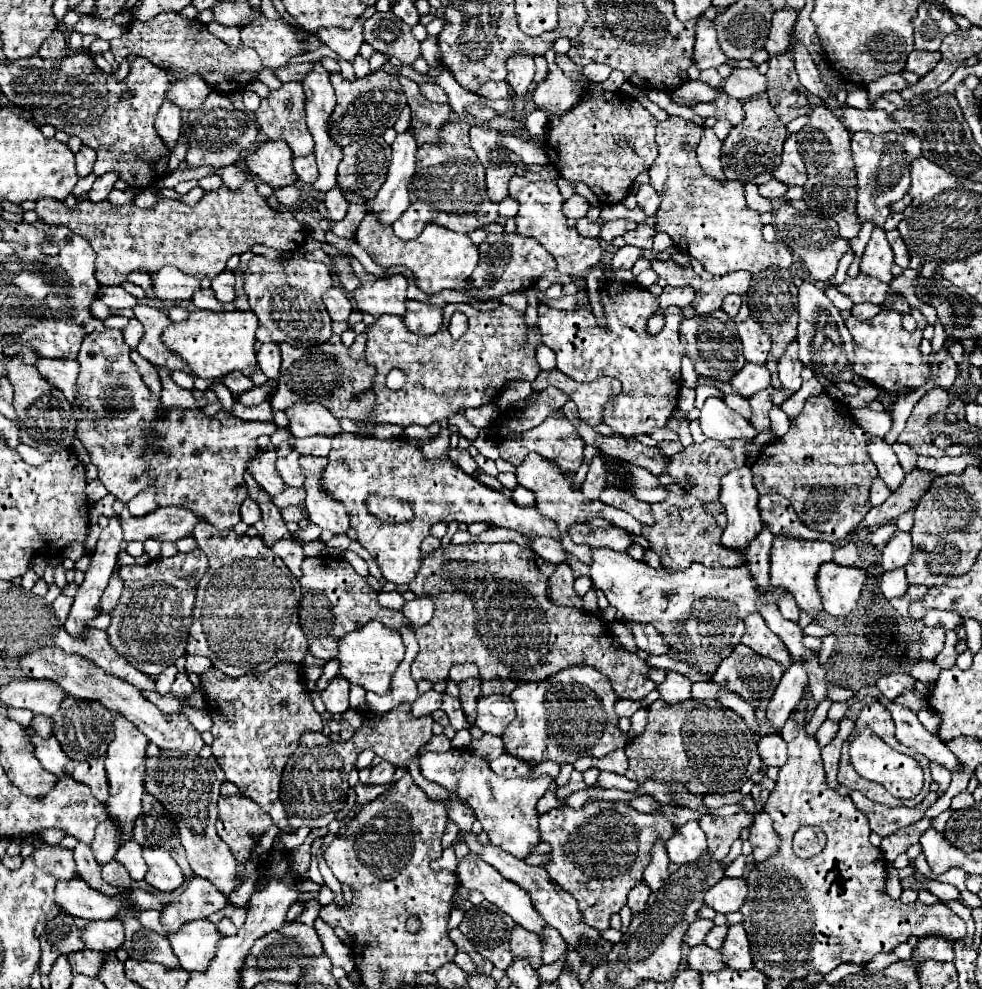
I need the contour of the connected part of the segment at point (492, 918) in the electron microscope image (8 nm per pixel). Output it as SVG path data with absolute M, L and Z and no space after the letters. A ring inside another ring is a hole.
M489 901L473 905L465 911L459 931L475 945L475 949L487 957L497 969L505 969L513 955L509 951L511 931L515 923L501 909L493 907Z

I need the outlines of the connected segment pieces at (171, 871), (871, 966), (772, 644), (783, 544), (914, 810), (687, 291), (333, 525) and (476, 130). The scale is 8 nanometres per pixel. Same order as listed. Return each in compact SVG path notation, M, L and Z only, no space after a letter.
M143 847L143 859L149 865L145 881L159 891L173 891L183 883L181 867L175 863L169 851Z
M879 953L865 965L865 968L871 971L871 973L874 973L875 971L887 968L891 963L898 960L898 957L894 953Z
M759 613L749 615L749 619L745 619L747 631L741 637L741 643L747 645L749 649L753 649L755 653L763 655L763 657L771 657L773 661L777 661L783 667L789 667L791 663L791 653L785 647L785 643L767 627L765 619Z
M775 535L771 547L771 585L785 587L795 597L797 605L817 619L823 607L821 597L817 595L815 575L817 567L831 559L833 559L833 543L829 541L807 541L807 539L793 539L787 535Z
M851 791L851 799L853 799L853 803L861 811L867 813L867 819L871 823L871 829L877 835L885 837L885 835L889 835L889 833L893 833L893 831L897 831L901 827L907 827L907 825L919 821L923 817L925 809L931 807L937 801L937 793L929 793L917 807L911 807L911 809L907 809L907 807L895 807L895 809L891 807L889 809L885 805L879 805L879 803L869 801L859 791Z
M667 285L663 289L663 293L659 295L661 309L665 309L669 305L675 305L675 307L681 307L681 309L691 309L693 299L695 299L693 287L671 287L671 285Z
M301 457L301 465L305 467L305 475L307 475L305 507L309 511L309 519L319 527L329 529L333 535L343 535L349 527L349 513L345 511L345 505L333 499L321 485L321 475L327 467L327 459Z
M473 125L471 131L469 131L469 137L471 137L471 147L473 151L477 153L479 161L487 167L489 165L489 155L491 151L495 151L499 145L497 145L497 131L489 131L485 125Z

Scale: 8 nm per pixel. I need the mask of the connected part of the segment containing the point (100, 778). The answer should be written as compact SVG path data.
M103 755L85 761L85 763L77 763L77 761L69 763L69 775L73 779L89 785L93 795L97 795L97 799L101 799L101 803L105 803L107 797L109 797L109 783L104 765L105 759L106 755Z

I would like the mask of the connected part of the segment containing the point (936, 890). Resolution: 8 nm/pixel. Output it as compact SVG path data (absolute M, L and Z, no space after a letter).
M913 871L915 873L915 879L919 881L919 883L923 883L925 887L927 887L927 891L931 891L935 897L939 897L941 901L947 901L947 899L959 899L961 895L959 895L959 889L957 887L953 887L953 885L945 885L945 883L937 883L937 881L933 881L933 879L927 879L927 877L923 877L919 871Z

